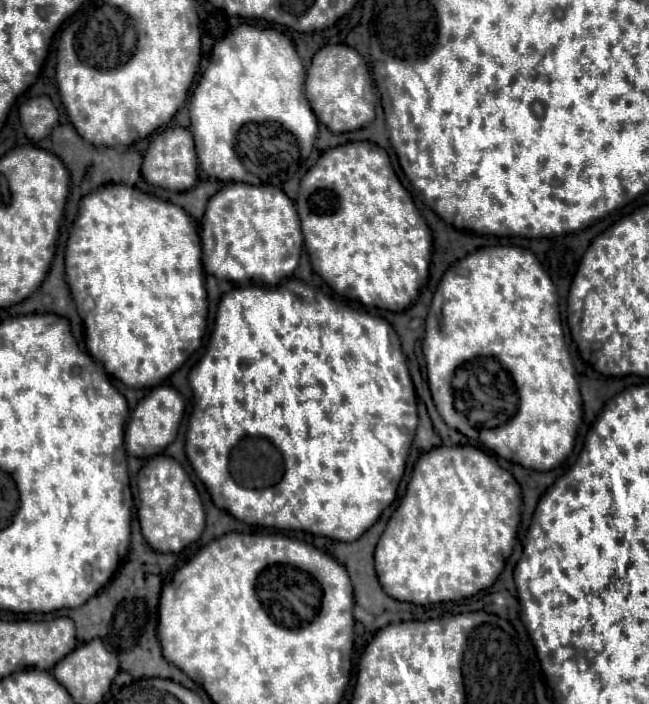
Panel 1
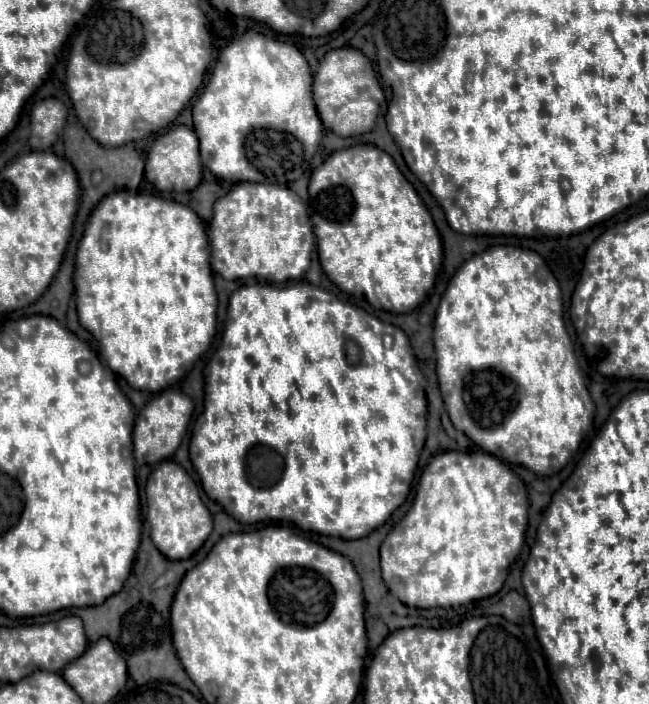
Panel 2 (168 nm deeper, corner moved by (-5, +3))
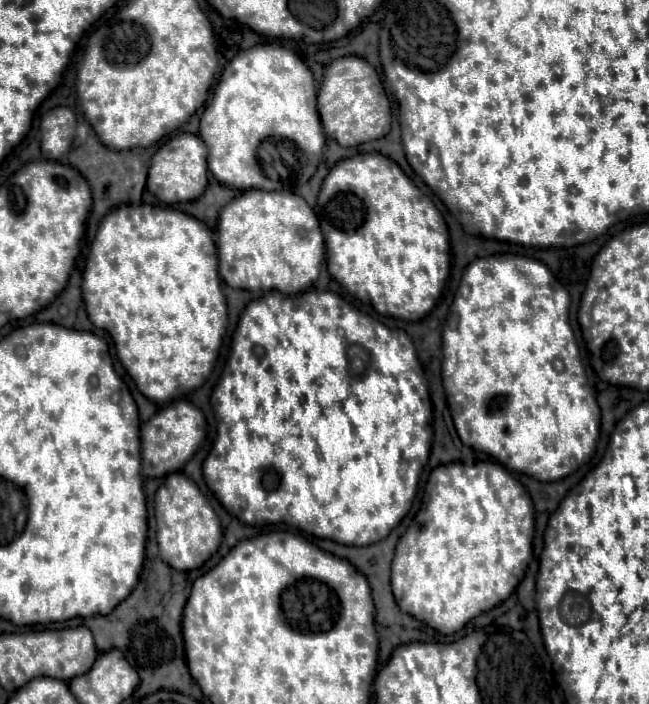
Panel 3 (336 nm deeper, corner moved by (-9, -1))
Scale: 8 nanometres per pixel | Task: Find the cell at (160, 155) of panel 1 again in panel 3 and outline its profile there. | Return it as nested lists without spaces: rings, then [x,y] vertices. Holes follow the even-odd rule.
[[[189,132],[177,134],[171,140],[167,140],[151,158],[147,190],[155,194],[161,202],[177,204],[195,200],[203,194],[205,186],[207,186],[207,146],[199,136]]]

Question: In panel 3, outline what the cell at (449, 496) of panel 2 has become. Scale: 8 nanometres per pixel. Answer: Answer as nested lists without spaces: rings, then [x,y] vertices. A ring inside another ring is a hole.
[[[478,461],[472,465],[466,465],[461,462],[451,462],[448,464],[441,464],[437,466],[429,480],[427,480],[427,486],[425,486],[425,492],[423,494],[423,504],[421,509],[417,513],[417,516],[413,518],[409,530],[405,532],[405,536],[399,540],[397,544],[397,550],[395,550],[395,556],[393,556],[393,562],[391,562],[391,588],[393,588],[393,596],[399,604],[399,608],[411,616],[415,616],[417,620],[423,620],[425,624],[429,624],[431,628],[443,632],[443,634],[453,634],[457,630],[461,630],[471,618],[479,616],[481,612],[485,610],[491,610],[493,606],[501,604],[503,600],[509,598],[509,594],[513,592],[513,588],[523,580],[525,576],[525,568],[529,564],[529,558],[531,558],[531,542],[533,542],[533,524],[535,524],[535,514],[533,514],[533,504],[531,504],[531,498],[527,494],[527,490],[517,484],[517,480],[497,462],[490,461]]]

